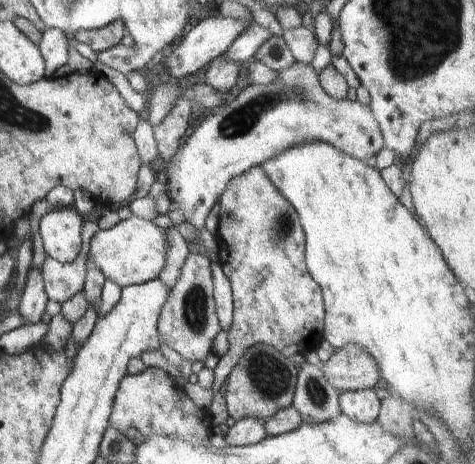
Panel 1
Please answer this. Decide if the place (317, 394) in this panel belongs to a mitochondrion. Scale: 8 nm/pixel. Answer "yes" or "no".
yes

